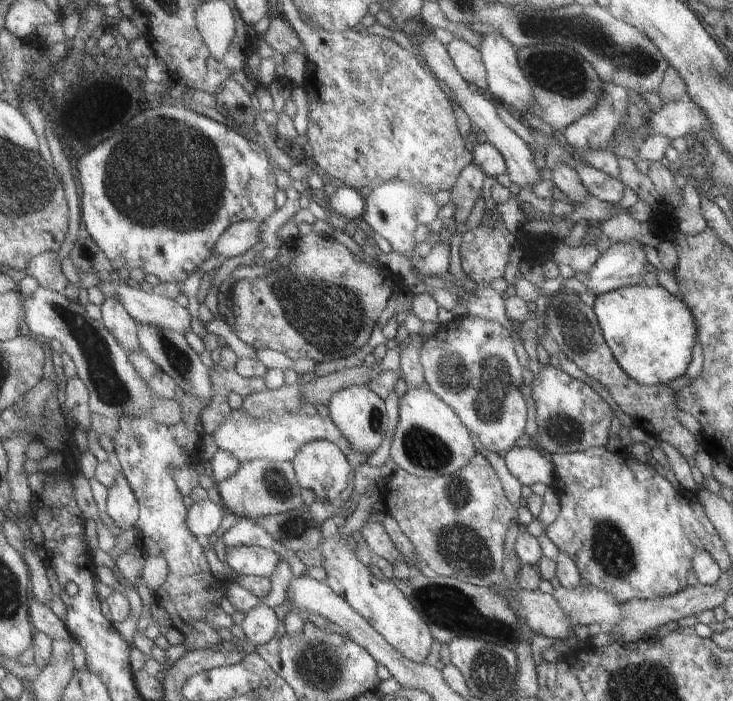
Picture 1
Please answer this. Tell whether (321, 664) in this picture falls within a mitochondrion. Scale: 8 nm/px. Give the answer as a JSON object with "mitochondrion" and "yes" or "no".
{"mitochondrion":"yes"}

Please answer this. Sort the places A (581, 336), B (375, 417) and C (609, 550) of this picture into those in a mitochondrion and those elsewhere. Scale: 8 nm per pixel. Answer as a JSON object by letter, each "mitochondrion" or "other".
{"A":"mitochondrion","B":"mitochondrion","C":"mitochondrion"}

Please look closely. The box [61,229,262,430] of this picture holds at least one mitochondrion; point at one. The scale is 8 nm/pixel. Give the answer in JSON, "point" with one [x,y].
{"point":[184,366]}

